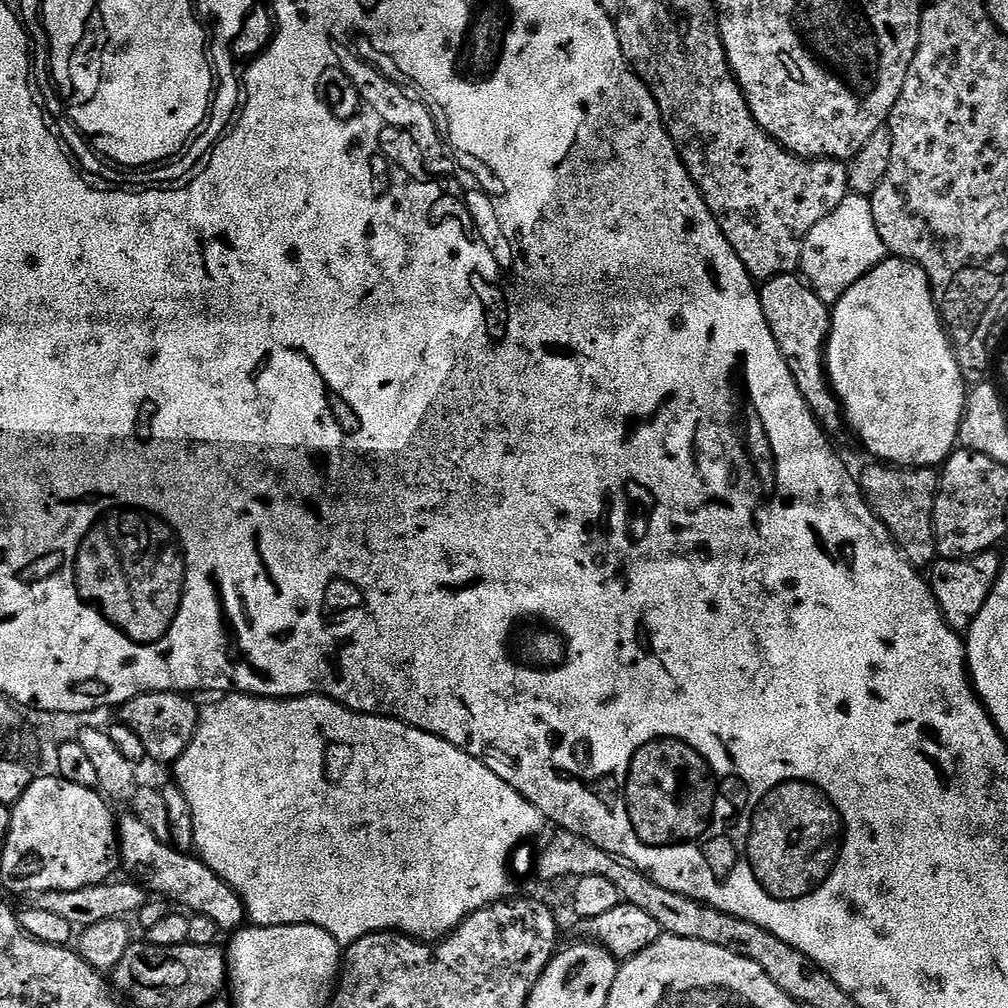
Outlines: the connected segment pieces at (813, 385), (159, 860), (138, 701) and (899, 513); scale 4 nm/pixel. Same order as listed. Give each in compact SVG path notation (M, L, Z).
M796 274L772 276L759 285L758 291L762 314L766 314L774 342L778 342L778 350L784 352L786 366L790 366L790 374L794 374L794 382L798 382L798 390L802 390L802 398L806 398L810 410L816 415L816 421L825 433L845 431L844 414L836 393L832 391L826 367L828 333L832 330L829 305L822 302L815 288Z
M135 814L127 815L124 817L121 815L116 825L118 860L122 868L125 868L129 872L125 873L135 883L147 889L153 897L163 898L173 905L179 906L185 913L191 914L192 916L210 918L210 922L214 922L214 926L218 926L221 933L231 934L245 927L246 913L242 898L225 880L218 878L218 874L214 874L214 870L210 870L210 866L206 866L204 861L195 855L182 852L171 843L154 838L150 826L146 826L146 822L139 820Z
M141 692L139 696L120 705L118 720L130 726L130 730L142 738L142 746L146 746L149 761L157 760L160 764L172 766L190 746L196 728L200 725L200 708L192 700L195 699L179 692Z
M872 462L864 473L859 473L858 483L865 502L870 506L872 513L886 526L888 533L896 539L896 545L900 547L904 557L918 570L931 569L938 559L936 524L932 519L936 509L936 496L940 492L940 472L936 468L897 468L883 462Z

